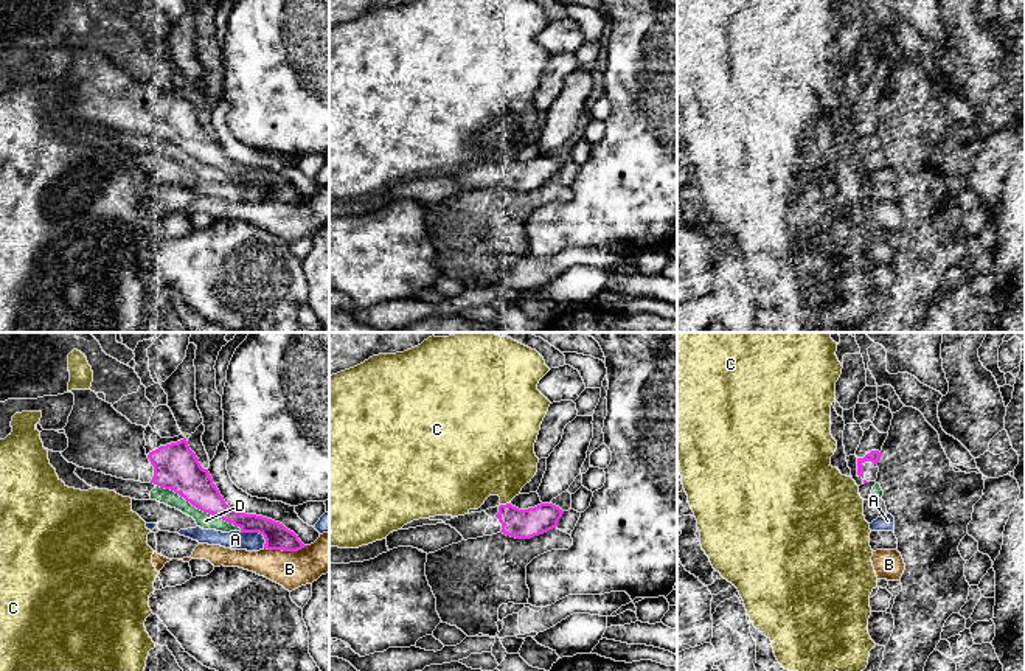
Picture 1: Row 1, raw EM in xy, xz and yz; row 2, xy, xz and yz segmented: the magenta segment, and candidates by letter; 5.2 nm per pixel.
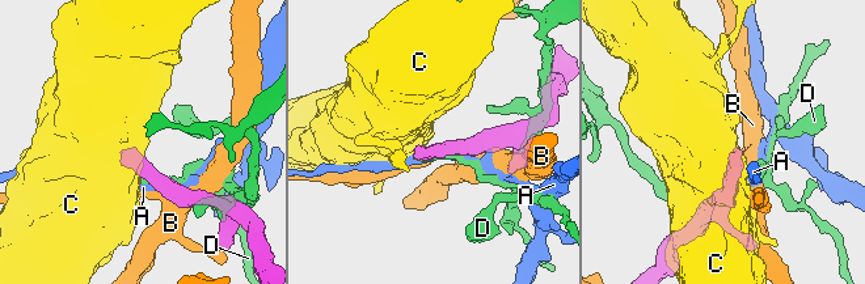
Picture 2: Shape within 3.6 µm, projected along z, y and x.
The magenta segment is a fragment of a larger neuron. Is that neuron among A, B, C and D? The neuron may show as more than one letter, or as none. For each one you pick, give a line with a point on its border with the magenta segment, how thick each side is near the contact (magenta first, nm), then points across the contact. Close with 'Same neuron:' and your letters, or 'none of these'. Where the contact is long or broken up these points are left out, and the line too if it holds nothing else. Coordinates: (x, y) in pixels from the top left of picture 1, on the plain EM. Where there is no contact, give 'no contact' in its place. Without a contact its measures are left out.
Same neuron: none of these

